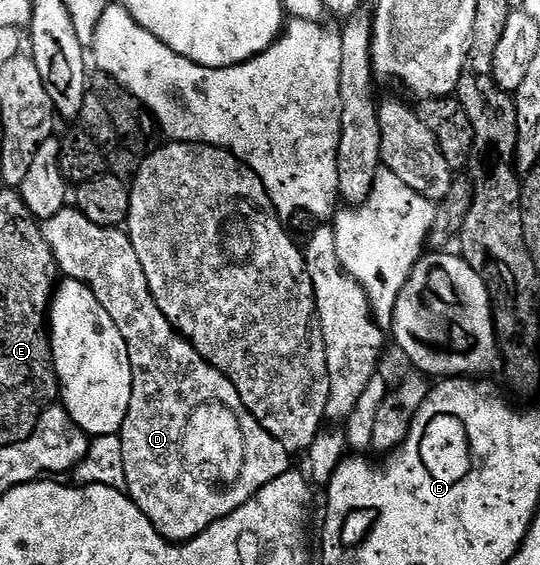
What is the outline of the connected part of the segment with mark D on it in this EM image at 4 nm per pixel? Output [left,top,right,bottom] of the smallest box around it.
[40,206,292,542]

